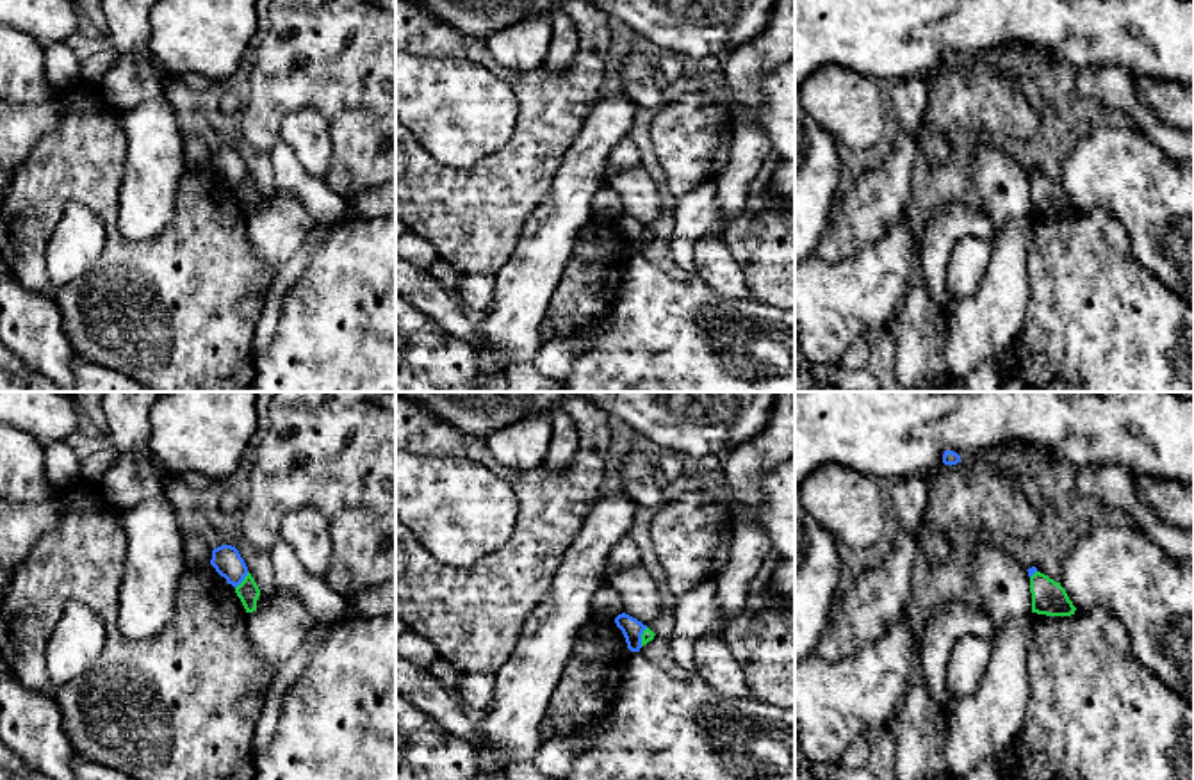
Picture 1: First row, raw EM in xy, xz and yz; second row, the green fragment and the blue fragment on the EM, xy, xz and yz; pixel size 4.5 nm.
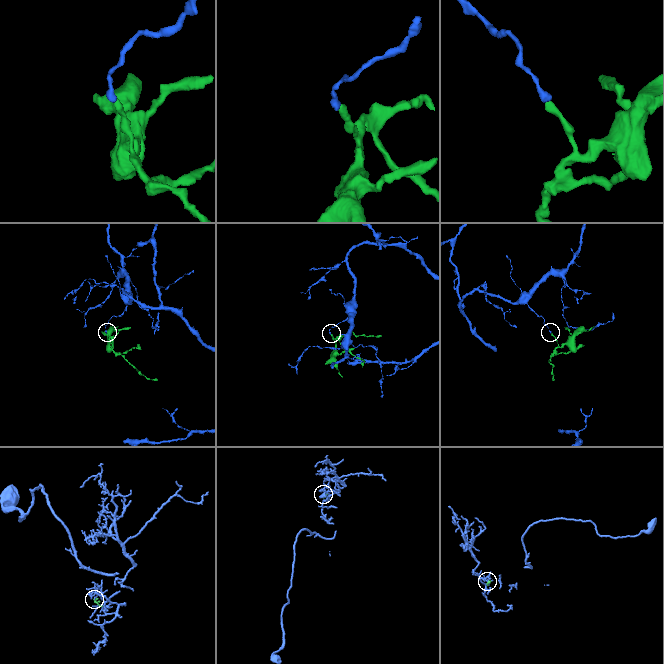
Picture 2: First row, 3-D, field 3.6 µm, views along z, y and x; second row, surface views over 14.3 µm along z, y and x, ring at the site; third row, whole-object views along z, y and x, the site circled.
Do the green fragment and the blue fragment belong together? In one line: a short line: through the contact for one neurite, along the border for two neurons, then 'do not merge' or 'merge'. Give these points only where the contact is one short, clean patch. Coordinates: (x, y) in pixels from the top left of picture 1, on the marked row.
line xy (248, 572), (236, 588); do not merge

